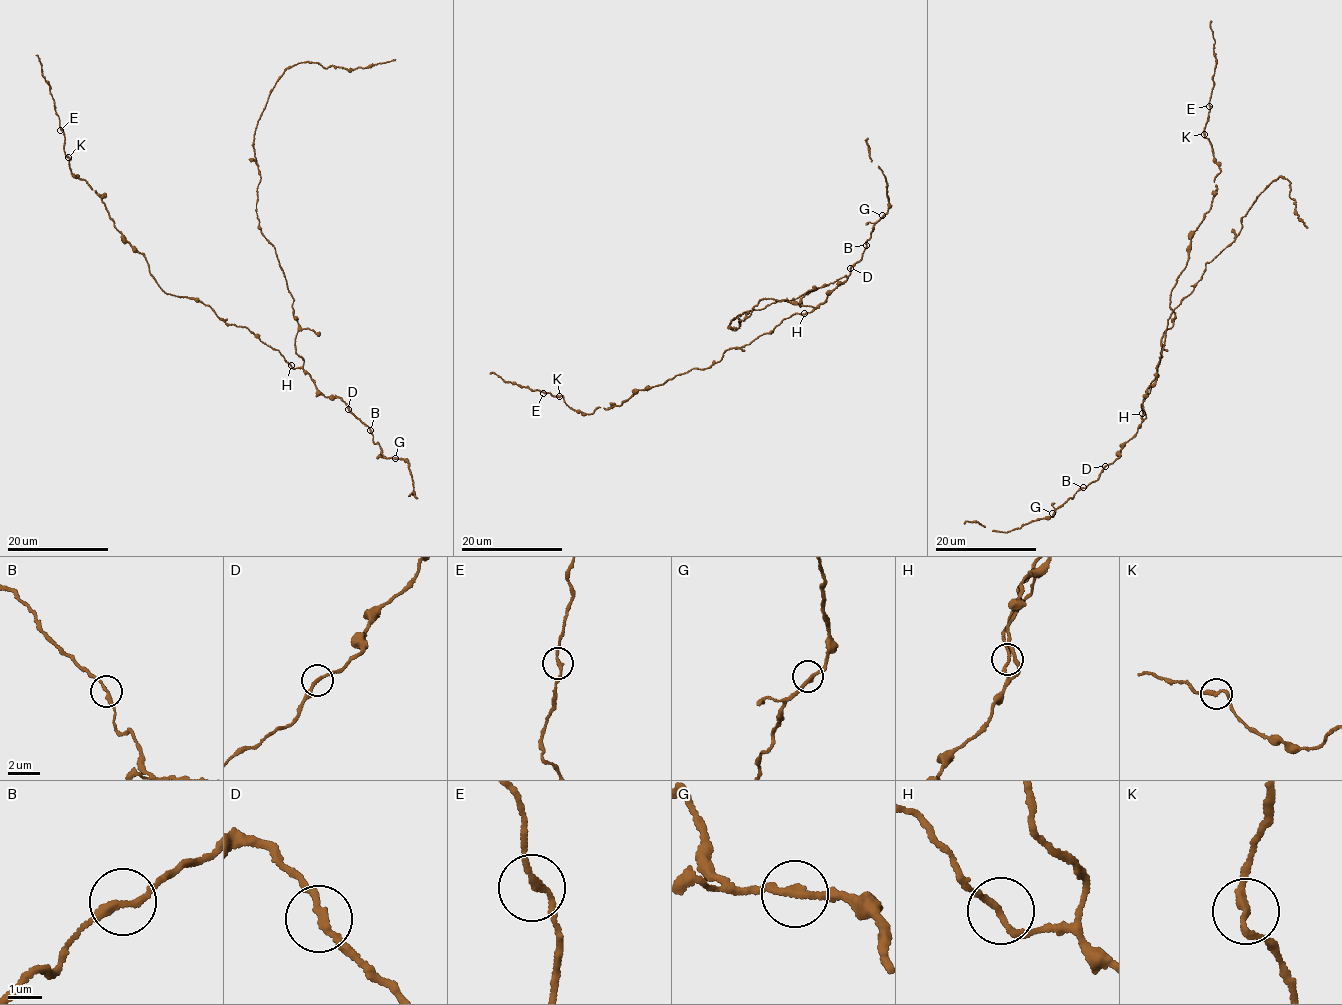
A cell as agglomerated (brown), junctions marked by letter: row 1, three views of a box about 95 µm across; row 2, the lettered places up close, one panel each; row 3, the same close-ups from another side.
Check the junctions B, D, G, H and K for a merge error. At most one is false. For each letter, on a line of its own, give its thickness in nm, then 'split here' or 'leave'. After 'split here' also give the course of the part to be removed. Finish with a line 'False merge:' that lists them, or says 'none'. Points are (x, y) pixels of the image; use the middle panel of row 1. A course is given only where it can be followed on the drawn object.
B: calibre 220 nm; leave
D: calibre 200 nm; leave
G: calibre 200 nm; leave
H: calibre 180 nm; leave
K: calibre 200 nm; leave
False merge: none

